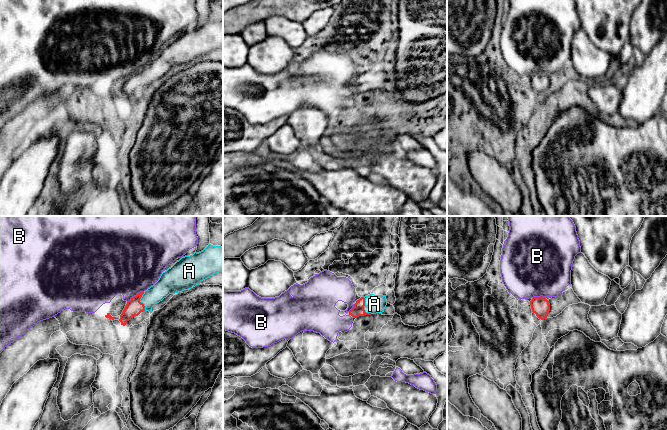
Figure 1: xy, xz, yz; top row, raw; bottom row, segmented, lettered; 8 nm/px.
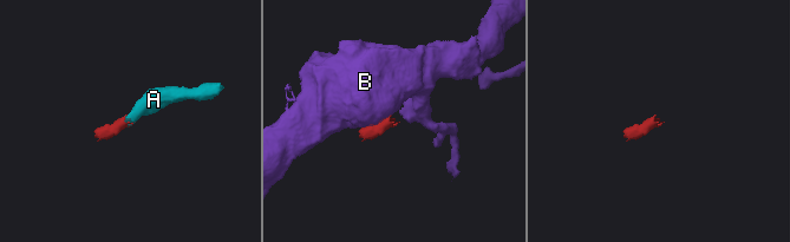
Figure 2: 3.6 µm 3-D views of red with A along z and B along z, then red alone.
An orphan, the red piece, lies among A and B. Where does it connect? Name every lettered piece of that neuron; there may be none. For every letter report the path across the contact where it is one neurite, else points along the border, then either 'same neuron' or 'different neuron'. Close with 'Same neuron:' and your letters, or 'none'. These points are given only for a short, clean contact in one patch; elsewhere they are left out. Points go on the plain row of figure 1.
A: way xz (358, 86), (363, 83), (374, 80); same neuron
B: different neuron
Same neuron: A

